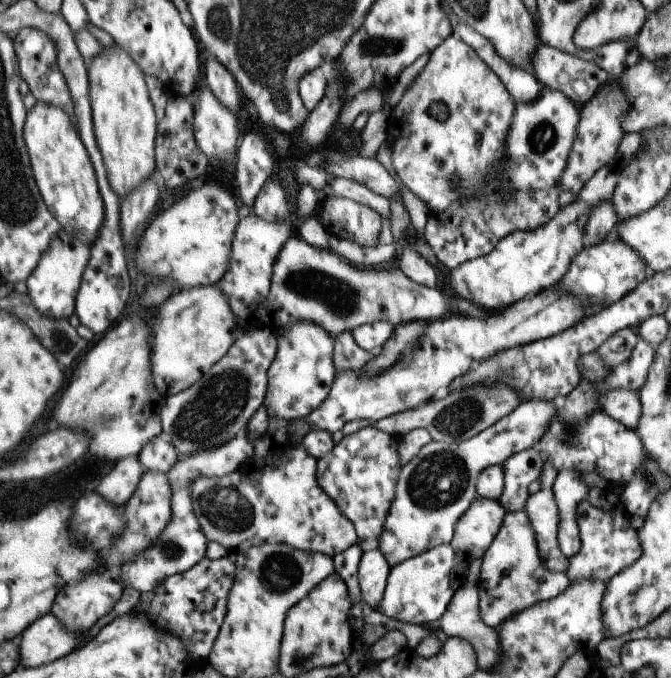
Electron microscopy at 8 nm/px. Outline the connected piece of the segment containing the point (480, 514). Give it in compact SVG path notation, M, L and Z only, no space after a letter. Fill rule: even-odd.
M476 497L457 520L448 546L461 565L481 559L500 530L505 510L498 500Z

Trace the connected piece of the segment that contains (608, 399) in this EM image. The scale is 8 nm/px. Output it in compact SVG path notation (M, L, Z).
M615 388L598 394L598 406L604 414L627 429L634 430L640 416L638 392Z

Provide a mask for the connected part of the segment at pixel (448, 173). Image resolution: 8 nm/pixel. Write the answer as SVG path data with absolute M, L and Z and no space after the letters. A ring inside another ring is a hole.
M452 35L448 38L445 38L431 53L429 53L428 62L425 64L421 73L404 89L400 100L397 102L397 105L392 108L388 118L386 119L386 133L387 133L387 142L388 147L391 151L391 161L393 169L395 169L395 174L399 177L401 184L413 196L416 196L425 206L428 211L432 212L443 212L446 210L453 202L463 201L464 199L475 199L478 195L483 195L485 193L495 194L508 198L507 195L513 194L515 190L512 190L508 178L503 174L504 170L502 165L506 162L506 135L508 134L508 129L510 123L512 122L513 112L514 112L515 103L511 99L511 96L508 94L508 91L505 90L503 84L500 82L500 79L477 57L477 54L473 52L467 44L464 44L461 40L455 39ZM432 103L445 104L448 114L445 120L433 119L429 112L428 107ZM492 180L496 181L497 190L491 190L491 186L488 186L488 183Z

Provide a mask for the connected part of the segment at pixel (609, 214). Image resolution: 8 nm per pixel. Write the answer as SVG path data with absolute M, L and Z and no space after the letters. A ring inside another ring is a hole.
M609 199L594 205L588 211L588 220L584 225L583 247L598 244L609 238L609 233L612 232L617 220Z

